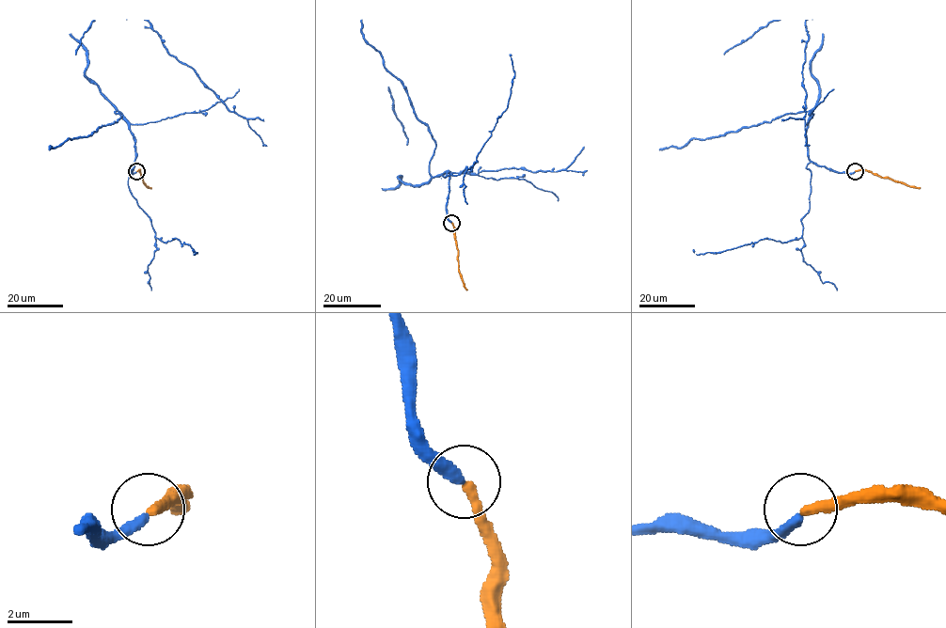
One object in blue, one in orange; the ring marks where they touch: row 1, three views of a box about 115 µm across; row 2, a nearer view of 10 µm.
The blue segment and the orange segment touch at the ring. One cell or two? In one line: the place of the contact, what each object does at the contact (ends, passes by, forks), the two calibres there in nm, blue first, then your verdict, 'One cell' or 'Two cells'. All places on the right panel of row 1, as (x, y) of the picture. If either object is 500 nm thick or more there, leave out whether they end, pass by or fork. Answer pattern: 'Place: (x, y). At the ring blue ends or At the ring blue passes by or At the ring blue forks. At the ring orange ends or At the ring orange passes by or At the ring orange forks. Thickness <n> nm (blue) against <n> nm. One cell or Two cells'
Place: (855, 171). At the ring blue ends. At the ring orange ends. Thickness 320 nm (blue) against 300 nm. One cell

